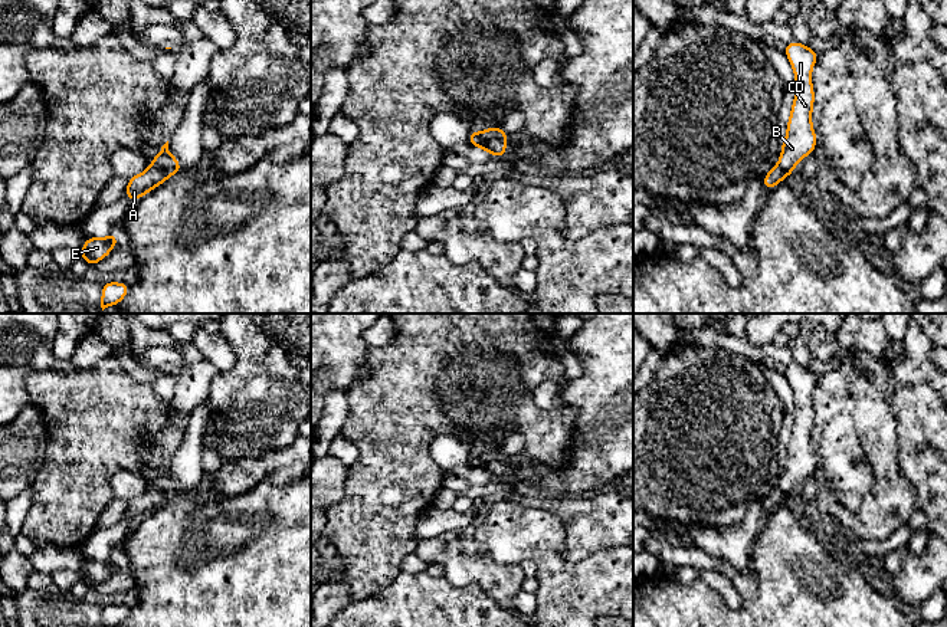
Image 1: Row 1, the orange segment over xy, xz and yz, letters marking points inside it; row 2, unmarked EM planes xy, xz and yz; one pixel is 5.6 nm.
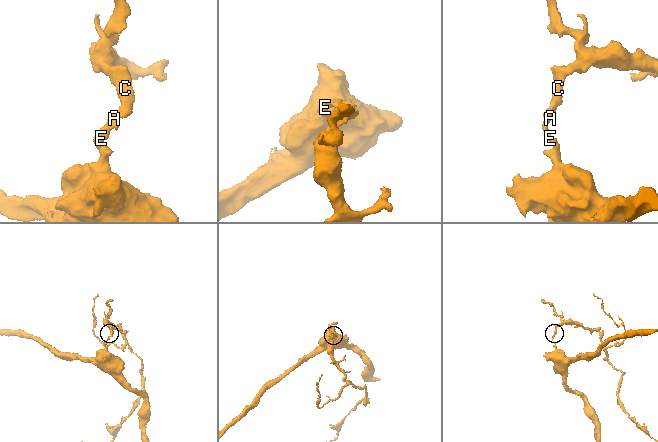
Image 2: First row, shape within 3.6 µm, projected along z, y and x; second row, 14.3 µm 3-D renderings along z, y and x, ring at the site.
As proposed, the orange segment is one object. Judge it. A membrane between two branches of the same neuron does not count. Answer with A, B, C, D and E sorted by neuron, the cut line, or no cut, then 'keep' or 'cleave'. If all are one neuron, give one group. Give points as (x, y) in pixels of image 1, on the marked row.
A E / B C D | xz (504, 140), (485, 138), (477, 147) | cleave

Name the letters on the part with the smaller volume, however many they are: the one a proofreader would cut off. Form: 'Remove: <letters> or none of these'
Remove: B, C, D

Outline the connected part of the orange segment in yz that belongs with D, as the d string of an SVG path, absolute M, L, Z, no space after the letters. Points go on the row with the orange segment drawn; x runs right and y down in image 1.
M794 39L781 49L794 72L794 102L790 105L792 112L786 125L787 132L781 142L777 163L787 177L794 173L796 164L810 155L817 145L812 122L815 105L812 70L820 53Z

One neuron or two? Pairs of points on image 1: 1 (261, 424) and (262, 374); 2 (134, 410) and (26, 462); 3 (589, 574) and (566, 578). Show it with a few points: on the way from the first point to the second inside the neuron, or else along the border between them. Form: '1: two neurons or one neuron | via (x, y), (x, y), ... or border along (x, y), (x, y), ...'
1: one neuron | via (261, 412), (262, 387)
2: two neurons | border along (43, 419), (45, 456), (30, 483)
3: one neuron | via (583, 578), (572, 578)

